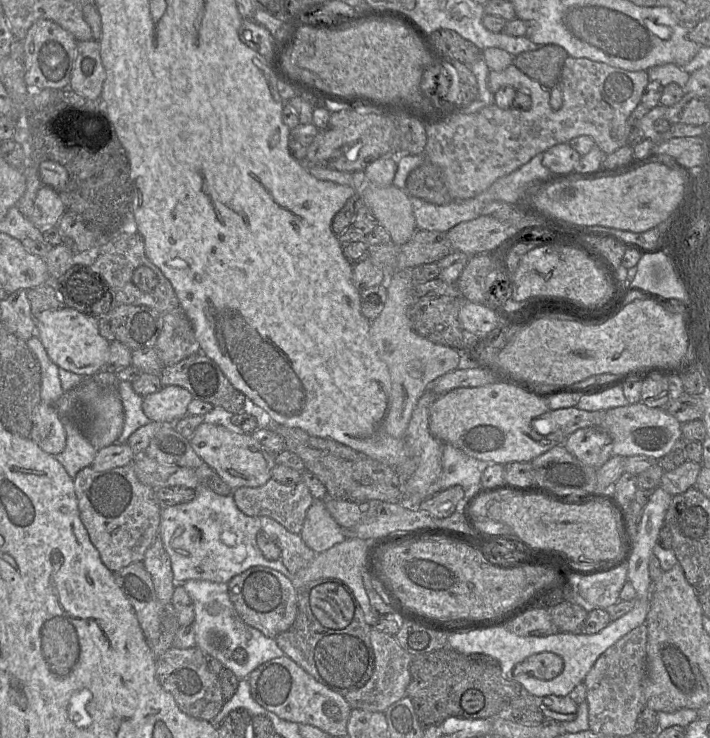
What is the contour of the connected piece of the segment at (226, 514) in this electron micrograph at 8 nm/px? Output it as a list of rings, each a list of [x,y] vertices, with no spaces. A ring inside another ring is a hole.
[[[199,486],[195,498],[161,509],[159,535],[173,572],[175,586],[188,580],[228,583],[234,576],[253,566],[265,566],[285,575],[293,584],[294,577],[281,559],[268,560],[260,551],[256,536],[261,531],[259,517],[244,514],[232,496],[216,494]]]

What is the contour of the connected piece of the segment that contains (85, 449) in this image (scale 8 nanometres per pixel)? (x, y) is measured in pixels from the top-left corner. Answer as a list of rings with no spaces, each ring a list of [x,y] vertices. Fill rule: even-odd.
[[[62,416],[62,423],[66,432],[66,446],[54,457],[74,479],[81,469],[92,464],[98,449],[91,445],[74,420]]]

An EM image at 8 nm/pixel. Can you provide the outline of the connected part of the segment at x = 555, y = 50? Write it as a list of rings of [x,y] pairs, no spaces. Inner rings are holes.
[[[547,44],[514,56],[512,64],[542,87],[551,90],[557,86],[567,57],[568,54],[562,47]]]

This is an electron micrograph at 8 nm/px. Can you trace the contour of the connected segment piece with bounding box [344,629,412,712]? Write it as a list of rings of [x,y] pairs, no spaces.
[[[371,629],[369,638],[374,654],[373,674],[363,687],[347,693],[344,698],[352,709],[385,712],[390,705],[406,696],[406,690],[411,680],[409,667],[412,656],[400,646],[393,635]]]

